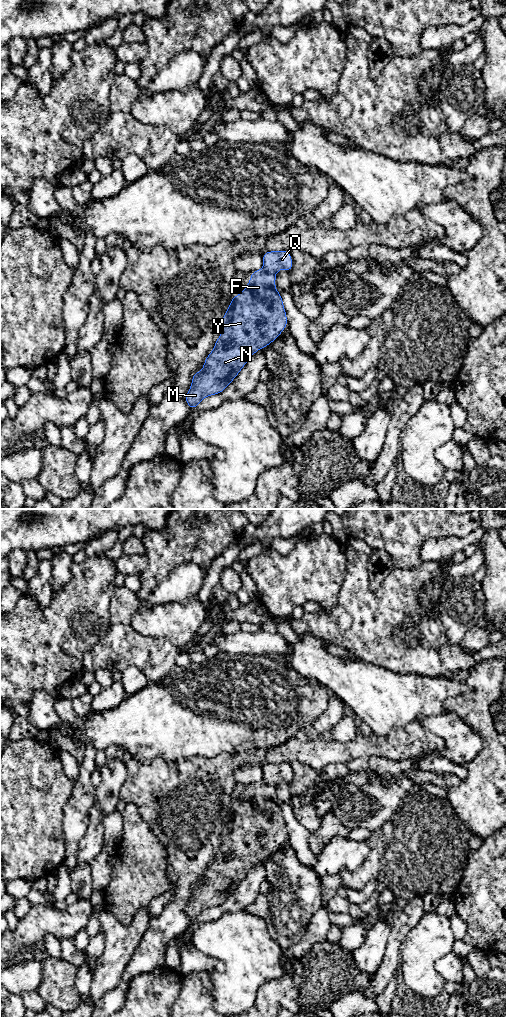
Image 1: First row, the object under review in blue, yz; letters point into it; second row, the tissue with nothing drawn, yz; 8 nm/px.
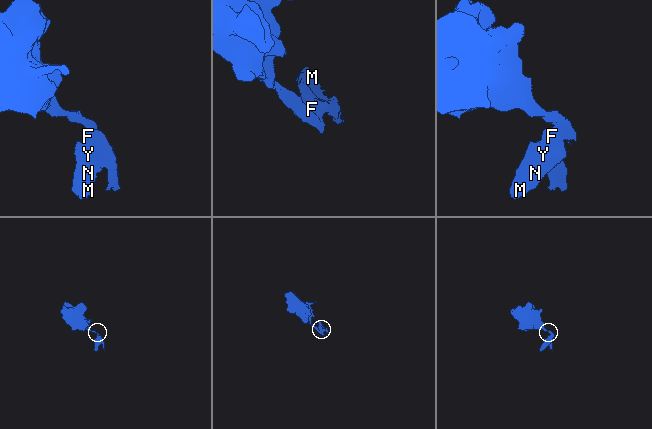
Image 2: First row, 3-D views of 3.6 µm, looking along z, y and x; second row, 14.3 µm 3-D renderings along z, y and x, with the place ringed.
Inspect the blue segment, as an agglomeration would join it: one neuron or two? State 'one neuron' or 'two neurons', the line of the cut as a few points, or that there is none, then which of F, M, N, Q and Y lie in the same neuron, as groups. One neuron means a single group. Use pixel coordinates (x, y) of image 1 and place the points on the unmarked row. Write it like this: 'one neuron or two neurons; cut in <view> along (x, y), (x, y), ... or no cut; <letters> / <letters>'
two neurons; cut in yz along (263, 780), (274, 787); F M N Y / Q

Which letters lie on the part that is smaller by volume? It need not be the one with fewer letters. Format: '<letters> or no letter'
F, M, N, Y

